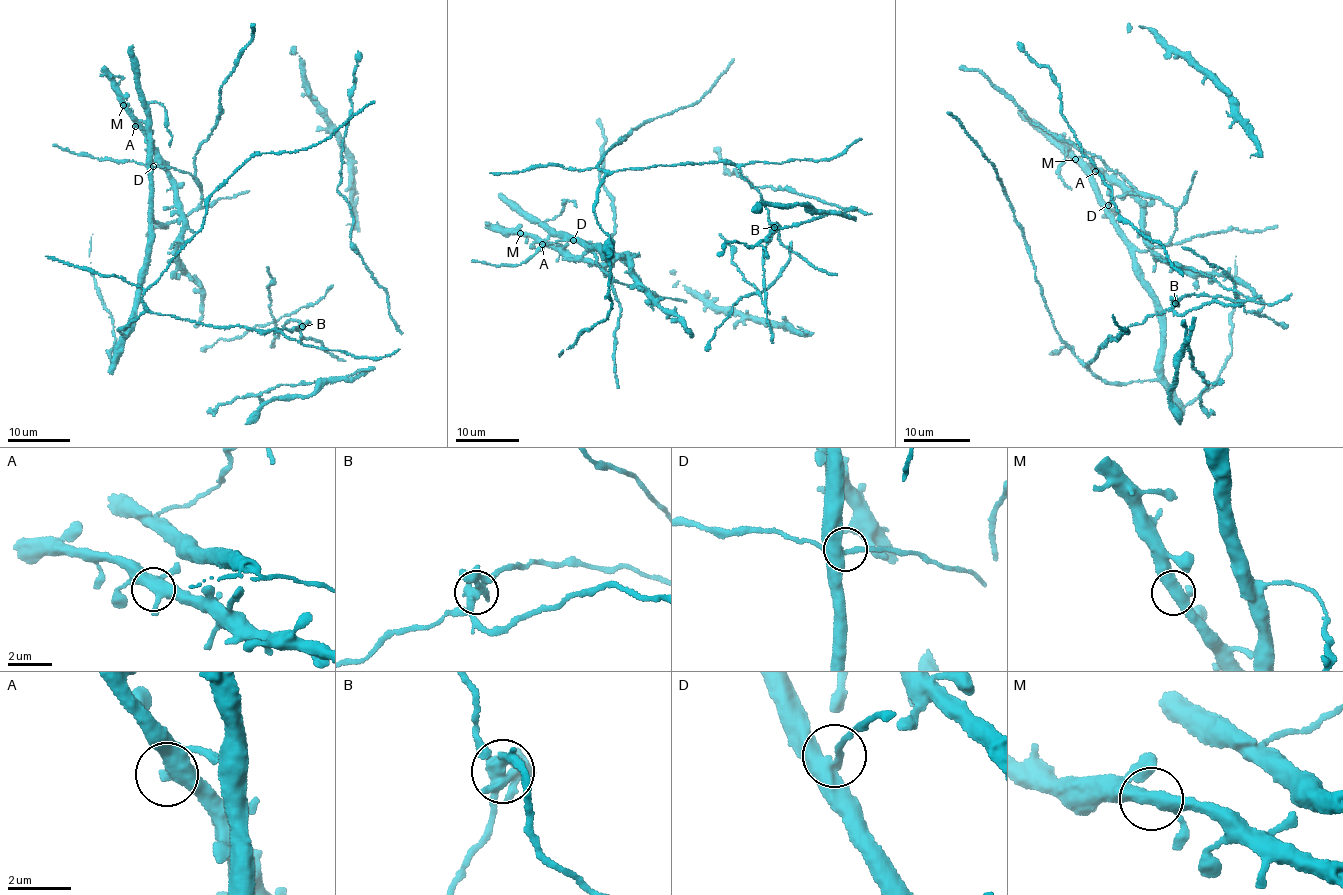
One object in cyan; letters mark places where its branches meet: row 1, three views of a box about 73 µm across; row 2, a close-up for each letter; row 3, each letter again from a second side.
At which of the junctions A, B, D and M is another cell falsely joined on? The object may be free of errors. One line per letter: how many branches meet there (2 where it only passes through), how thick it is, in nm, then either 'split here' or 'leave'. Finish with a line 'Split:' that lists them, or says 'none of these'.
A: 3 branches meet; 400 nm thick; leave
B: 4 branches meet; 400 nm thick; split here
D: 4 branches meet; 280 nm thick; leave
M: 3 branches meet; 380 nm thick; leave
Split: B

